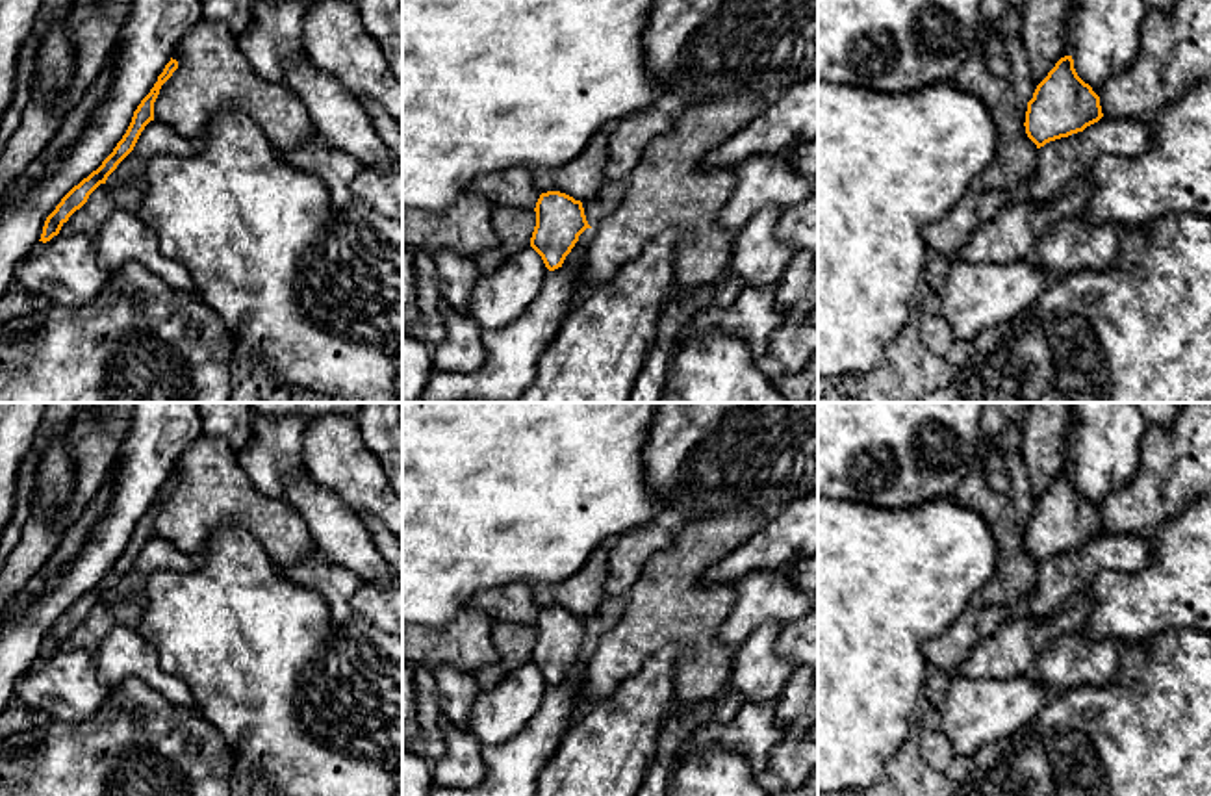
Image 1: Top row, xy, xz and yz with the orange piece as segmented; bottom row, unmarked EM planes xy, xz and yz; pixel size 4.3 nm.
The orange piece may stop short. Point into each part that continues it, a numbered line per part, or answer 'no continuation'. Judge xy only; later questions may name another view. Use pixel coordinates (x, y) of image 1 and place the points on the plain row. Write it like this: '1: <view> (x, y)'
no continuation

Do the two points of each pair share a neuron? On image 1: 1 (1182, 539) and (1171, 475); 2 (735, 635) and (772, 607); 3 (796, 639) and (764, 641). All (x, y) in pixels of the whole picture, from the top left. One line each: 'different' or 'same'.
1: different
2: same
3: different

